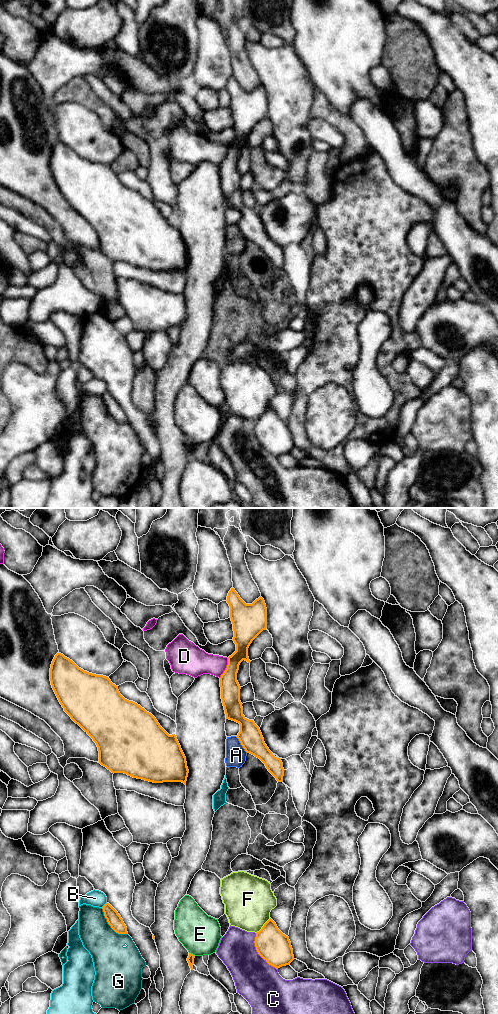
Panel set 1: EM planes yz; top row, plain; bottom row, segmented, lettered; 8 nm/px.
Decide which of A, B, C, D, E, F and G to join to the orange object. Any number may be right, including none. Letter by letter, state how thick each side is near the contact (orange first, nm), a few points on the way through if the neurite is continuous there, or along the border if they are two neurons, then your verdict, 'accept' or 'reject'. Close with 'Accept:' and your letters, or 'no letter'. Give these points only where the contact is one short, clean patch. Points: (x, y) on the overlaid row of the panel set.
A: 190/160 nm | along yz (236, 737), (247, 752) | reject
B: 110/140 nm | reject
C: 260/340 nm | reject
D: 160/220 nm | reject
E: 60/320 nm | reject
F: 260/400 nm | reject
G: 110/280 nm | reject
Accept: no letter

